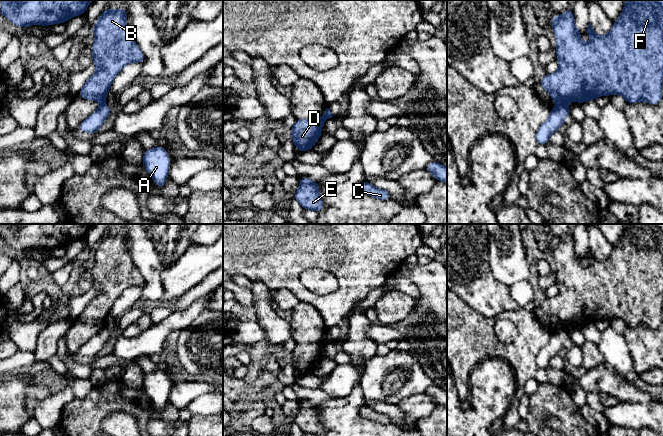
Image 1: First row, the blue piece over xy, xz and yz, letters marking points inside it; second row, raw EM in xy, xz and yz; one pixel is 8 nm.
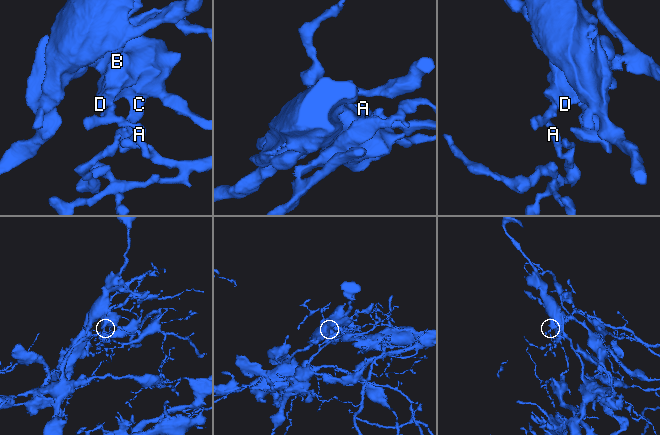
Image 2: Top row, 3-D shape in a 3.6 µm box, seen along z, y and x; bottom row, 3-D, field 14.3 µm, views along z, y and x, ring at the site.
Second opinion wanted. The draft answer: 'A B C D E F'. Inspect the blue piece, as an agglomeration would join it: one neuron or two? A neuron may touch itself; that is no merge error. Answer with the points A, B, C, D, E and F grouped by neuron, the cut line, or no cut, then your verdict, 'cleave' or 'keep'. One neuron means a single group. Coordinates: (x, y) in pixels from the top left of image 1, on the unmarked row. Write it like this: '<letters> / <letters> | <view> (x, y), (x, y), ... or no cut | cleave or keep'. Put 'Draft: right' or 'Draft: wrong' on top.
Draft: wrong
A / B C D E F | yz (566, 329), (558, 330) | cleave

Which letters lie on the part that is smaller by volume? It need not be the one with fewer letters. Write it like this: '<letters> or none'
A

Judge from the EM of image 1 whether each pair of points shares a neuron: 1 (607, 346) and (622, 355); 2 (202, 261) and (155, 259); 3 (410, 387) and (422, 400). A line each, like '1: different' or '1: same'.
1: same
2: different
3: different

